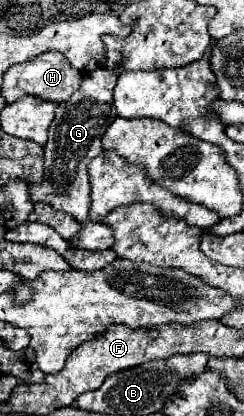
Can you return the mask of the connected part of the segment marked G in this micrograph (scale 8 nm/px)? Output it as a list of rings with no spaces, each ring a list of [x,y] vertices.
[[[108,69],[92,71],[84,75],[80,89],[66,101],[56,107],[56,117],[50,125],[48,143],[44,147],[44,179],[38,185],[30,187],[32,201],[42,201],[56,207],[62,213],[68,213],[78,223],[88,219],[90,209],[90,181],[88,181],[88,163],[102,153],[102,135],[104,129],[114,121],[112,89],[116,85],[116,75]]]

